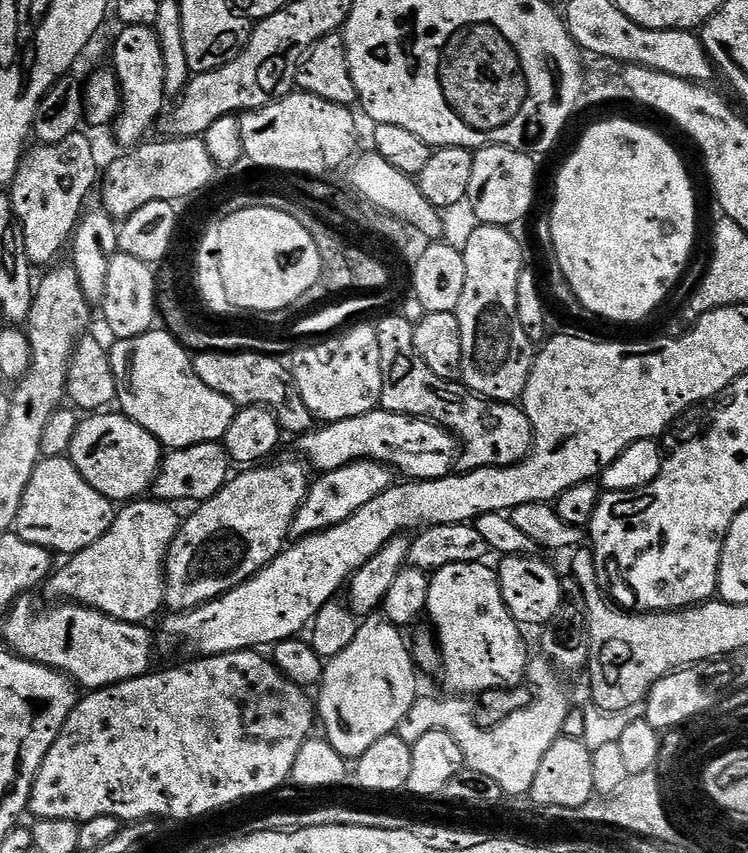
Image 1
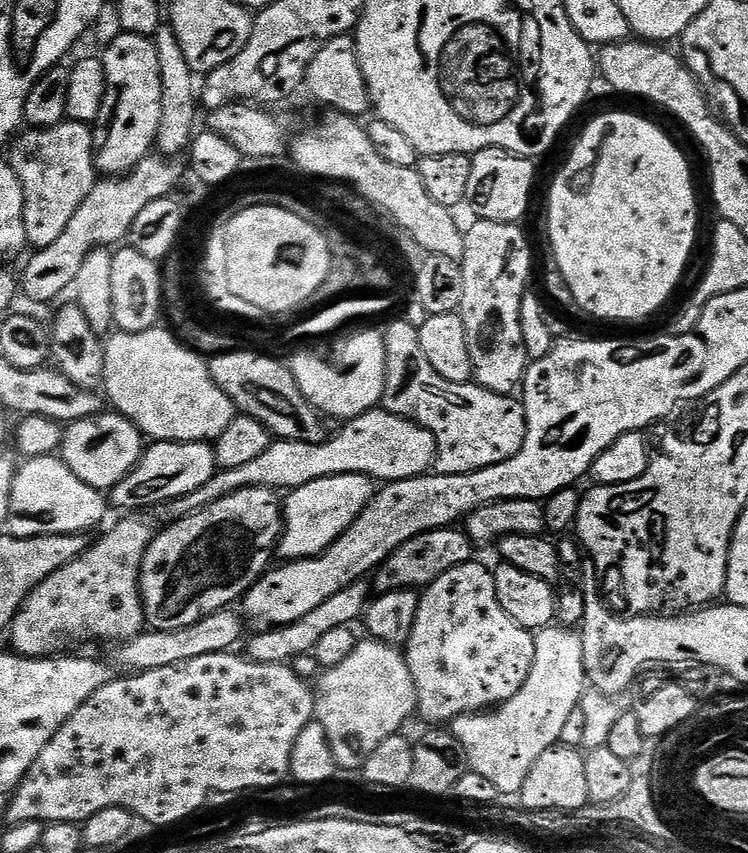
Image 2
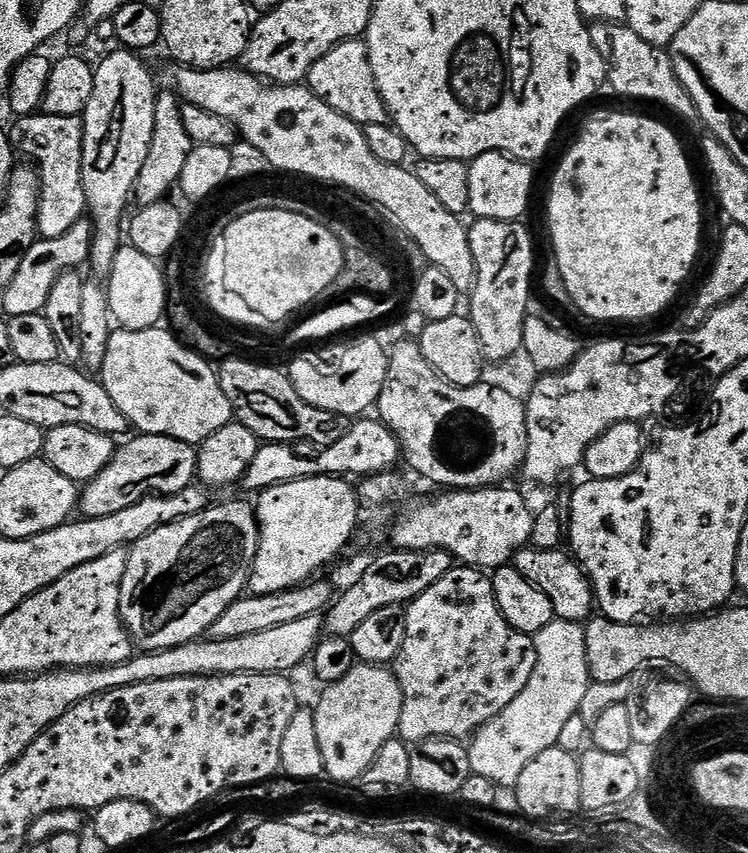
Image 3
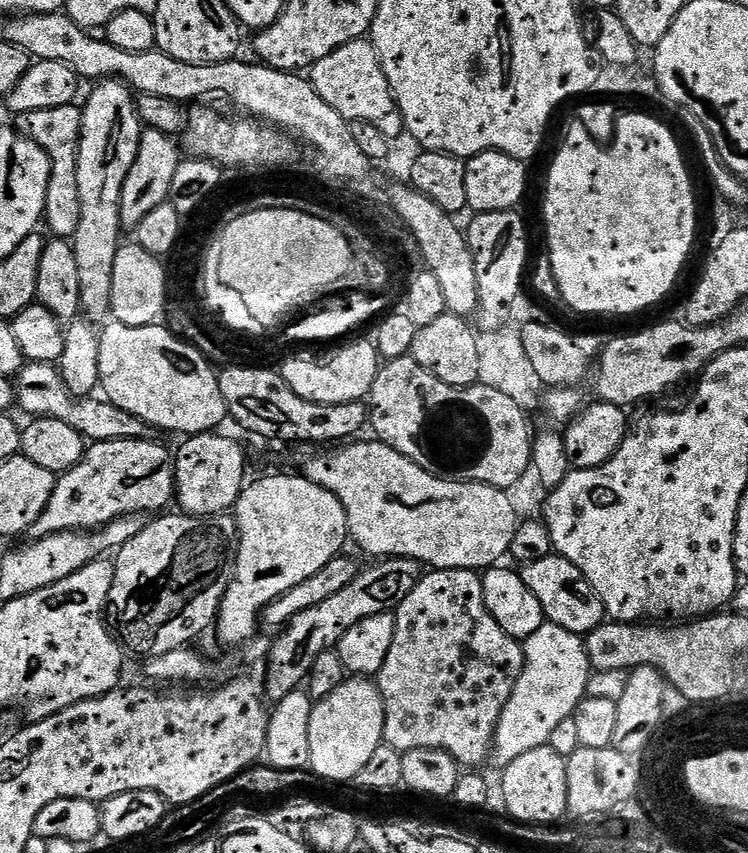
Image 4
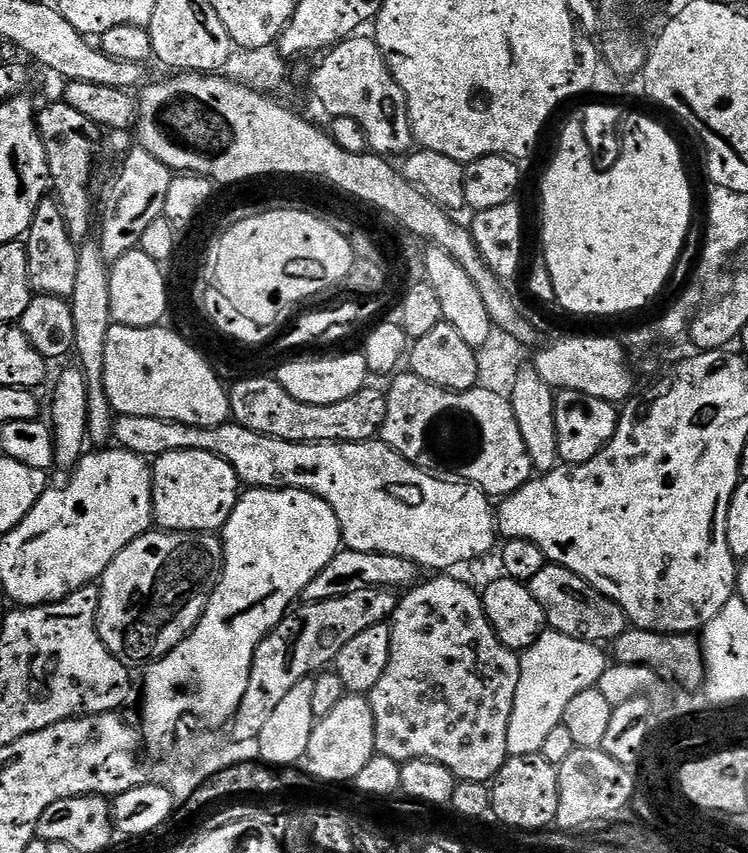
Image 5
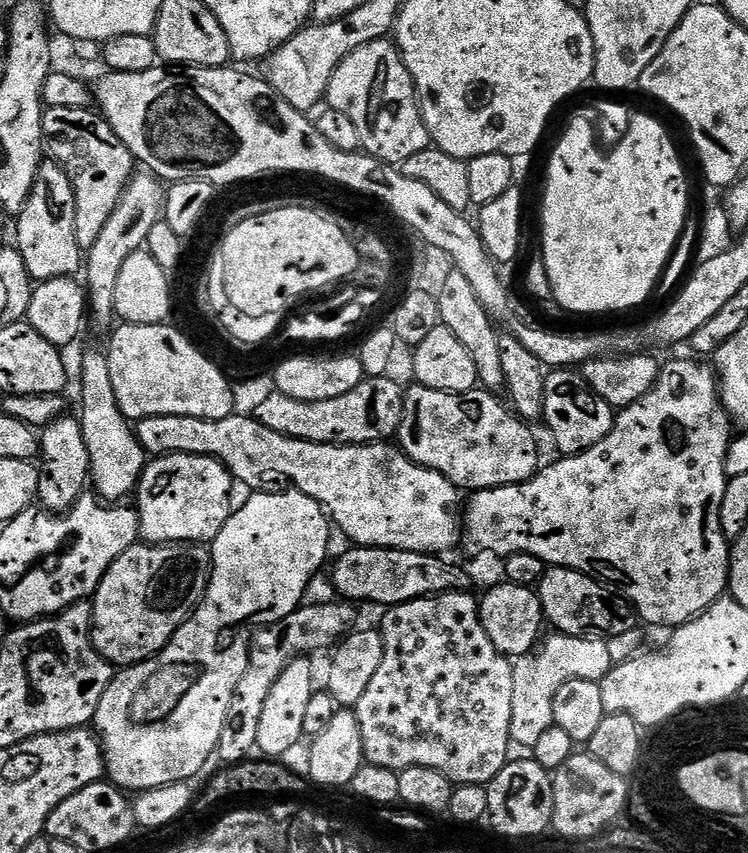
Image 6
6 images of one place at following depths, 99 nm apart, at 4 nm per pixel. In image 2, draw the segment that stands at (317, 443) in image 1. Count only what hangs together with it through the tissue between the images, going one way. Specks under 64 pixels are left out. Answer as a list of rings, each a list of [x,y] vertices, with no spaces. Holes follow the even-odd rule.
[[[377,406],[347,421],[336,435],[321,444],[273,439],[272,444],[266,446],[262,454],[258,454],[258,458],[245,462],[243,466],[220,468],[214,474],[214,478],[206,482],[206,486],[198,486],[194,494],[186,494],[182,498],[174,498],[164,504],[155,505],[154,513],[156,512],[157,518],[164,520],[163,522],[175,522],[202,511],[206,506],[222,498],[233,496],[238,490],[247,488],[291,490],[298,486],[306,486],[306,482],[338,474],[367,476],[373,482],[409,480],[415,476],[425,475],[435,462],[436,443],[421,424],[390,414],[384,411],[383,407]]]

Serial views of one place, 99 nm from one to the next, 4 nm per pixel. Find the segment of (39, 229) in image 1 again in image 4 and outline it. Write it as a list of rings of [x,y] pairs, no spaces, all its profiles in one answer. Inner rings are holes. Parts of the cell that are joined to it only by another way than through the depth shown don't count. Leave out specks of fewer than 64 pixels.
[[[76,104],[54,106],[54,110],[30,110],[15,117],[15,127],[23,136],[29,136],[38,146],[46,149],[52,159],[50,186],[46,194],[44,220],[46,228],[56,238],[70,238],[78,230],[80,203],[78,202],[78,178],[76,177],[76,149],[80,142],[81,109]]]

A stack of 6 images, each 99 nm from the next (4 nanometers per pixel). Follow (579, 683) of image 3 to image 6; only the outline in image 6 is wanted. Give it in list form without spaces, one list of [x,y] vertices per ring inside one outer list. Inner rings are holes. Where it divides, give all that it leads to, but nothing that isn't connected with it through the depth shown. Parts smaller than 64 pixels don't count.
[[[545,635],[535,650],[515,657],[514,706],[510,714],[510,734],[513,745],[532,748],[554,728],[554,694],[571,680],[603,680],[612,667],[607,639],[587,636]]]

